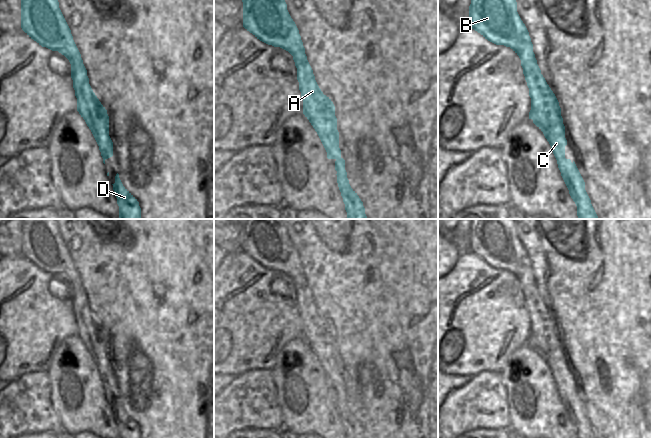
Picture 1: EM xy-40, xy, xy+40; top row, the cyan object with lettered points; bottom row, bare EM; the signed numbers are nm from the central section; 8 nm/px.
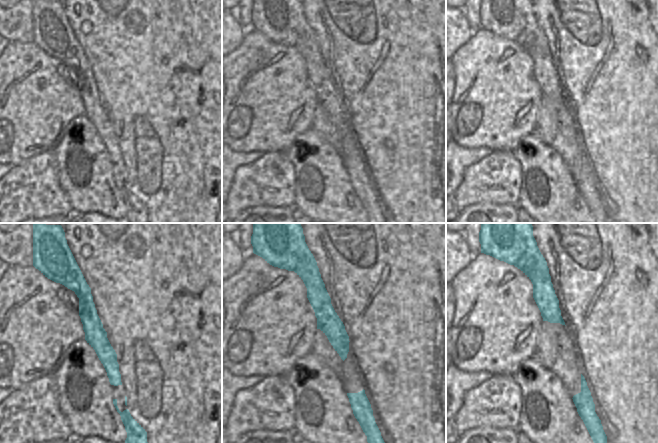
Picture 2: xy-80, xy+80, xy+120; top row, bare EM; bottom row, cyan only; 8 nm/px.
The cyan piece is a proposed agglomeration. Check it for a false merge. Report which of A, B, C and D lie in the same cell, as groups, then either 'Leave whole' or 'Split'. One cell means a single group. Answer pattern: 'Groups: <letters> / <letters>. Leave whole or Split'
Groups: A B C D. Leave whole.

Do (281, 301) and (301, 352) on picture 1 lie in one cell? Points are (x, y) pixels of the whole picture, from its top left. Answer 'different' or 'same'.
different

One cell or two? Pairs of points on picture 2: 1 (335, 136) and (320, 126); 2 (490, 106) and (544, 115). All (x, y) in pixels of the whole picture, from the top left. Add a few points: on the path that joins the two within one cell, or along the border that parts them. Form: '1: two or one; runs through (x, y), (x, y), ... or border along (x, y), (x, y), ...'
1: one; runs through (331, 134), (324, 127)
2: two; border along (543, 97), (537, 112), (535, 129), (532, 132)

